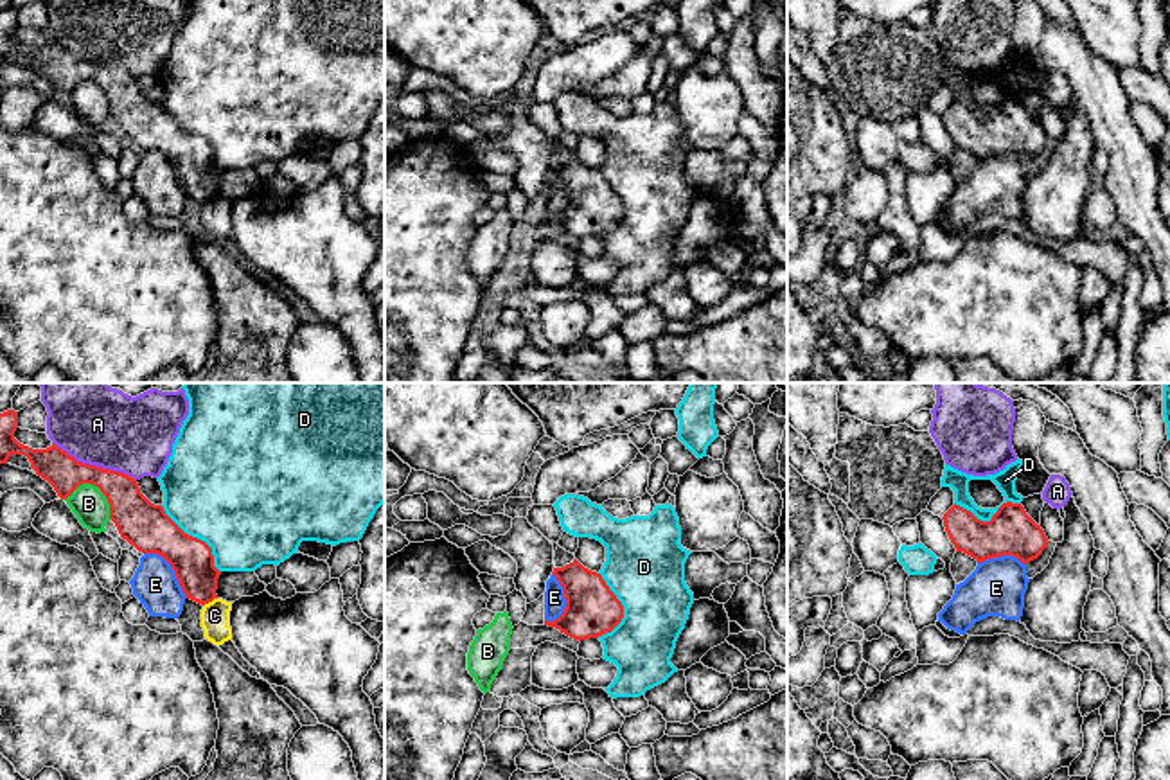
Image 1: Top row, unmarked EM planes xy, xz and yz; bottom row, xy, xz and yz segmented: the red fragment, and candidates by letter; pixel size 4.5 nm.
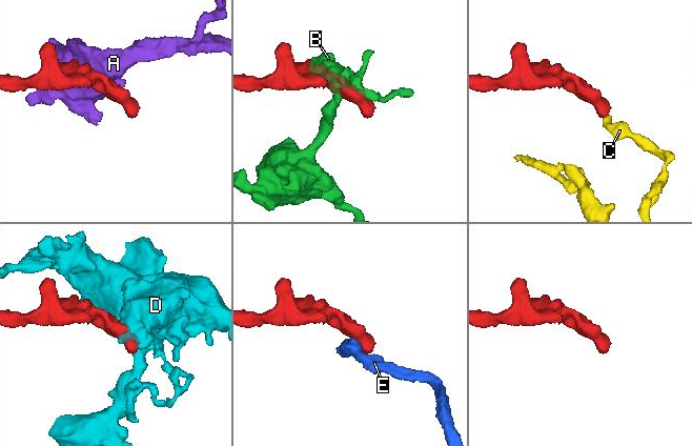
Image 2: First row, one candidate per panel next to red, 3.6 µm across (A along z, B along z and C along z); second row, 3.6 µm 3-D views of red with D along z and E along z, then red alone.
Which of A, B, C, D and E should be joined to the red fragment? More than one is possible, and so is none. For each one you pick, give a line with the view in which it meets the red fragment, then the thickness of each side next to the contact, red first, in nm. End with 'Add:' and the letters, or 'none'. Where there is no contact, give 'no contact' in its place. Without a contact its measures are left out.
Add: none

